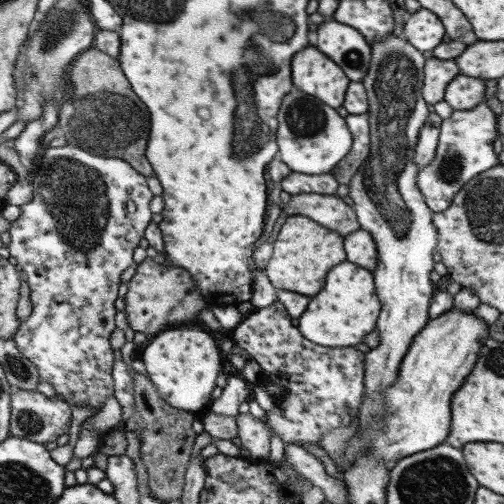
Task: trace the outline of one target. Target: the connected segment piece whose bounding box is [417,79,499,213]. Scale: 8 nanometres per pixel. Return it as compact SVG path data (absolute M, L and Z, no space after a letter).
M485 80L485 100L470 111L458 110L447 120L443 120L440 127L439 144L436 155L428 166L421 168L417 174L417 185L423 194L425 203L434 213L443 213L454 195L477 174L494 168L499 164L498 156L494 152L494 141L499 137L496 114L486 104L492 95L497 95L497 80Z

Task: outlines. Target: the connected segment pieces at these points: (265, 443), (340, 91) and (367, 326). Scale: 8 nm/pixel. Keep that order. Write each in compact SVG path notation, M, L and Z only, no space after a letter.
M251 413L236 416L241 446L250 451L250 461L267 461L270 454L271 427Z
M311 45L292 58L292 82L300 91L334 109L343 106L351 84L343 70Z
M340 262L340 266L334 266L328 272L324 290L320 290L320 294L310 300L306 312L298 320L298 328L304 338L320 346L338 348L360 344L364 336L376 328L376 320L380 314L380 300L374 292L374 284L373 274L353 262Z

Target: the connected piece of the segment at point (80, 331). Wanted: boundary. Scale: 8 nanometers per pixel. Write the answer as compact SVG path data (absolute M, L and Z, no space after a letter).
M70 145L43 150L37 162L31 166L30 179L33 188L32 200L19 206L20 211L22 211L20 212L20 217L12 221L10 228L7 230L10 233L10 242L6 246L11 256L16 258L18 264L22 266L22 270L26 272L26 280L30 287L30 300L32 302L32 313L26 321L20 323L19 329L12 339L20 353L36 365L41 380L52 384L59 398L62 398L72 406L102 409L108 397L115 394L112 376L115 358L110 339L113 330L116 328L114 316L116 316L117 310L114 307L114 301L118 298L118 287L121 284L120 275L126 268L130 268L134 264L132 254L134 249L140 246L140 240L145 237L146 227L152 221L153 213L150 211L149 206L150 201L155 196L148 188L146 177L134 170L128 161L112 158L111 156L105 157L100 154L88 153Z

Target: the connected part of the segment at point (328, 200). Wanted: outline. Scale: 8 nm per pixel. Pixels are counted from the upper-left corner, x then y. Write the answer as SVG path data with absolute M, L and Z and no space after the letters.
M298 194L286 206L290 216L302 214L312 218L324 228L336 230L342 238L351 232L360 229L355 210L341 197L325 194Z

